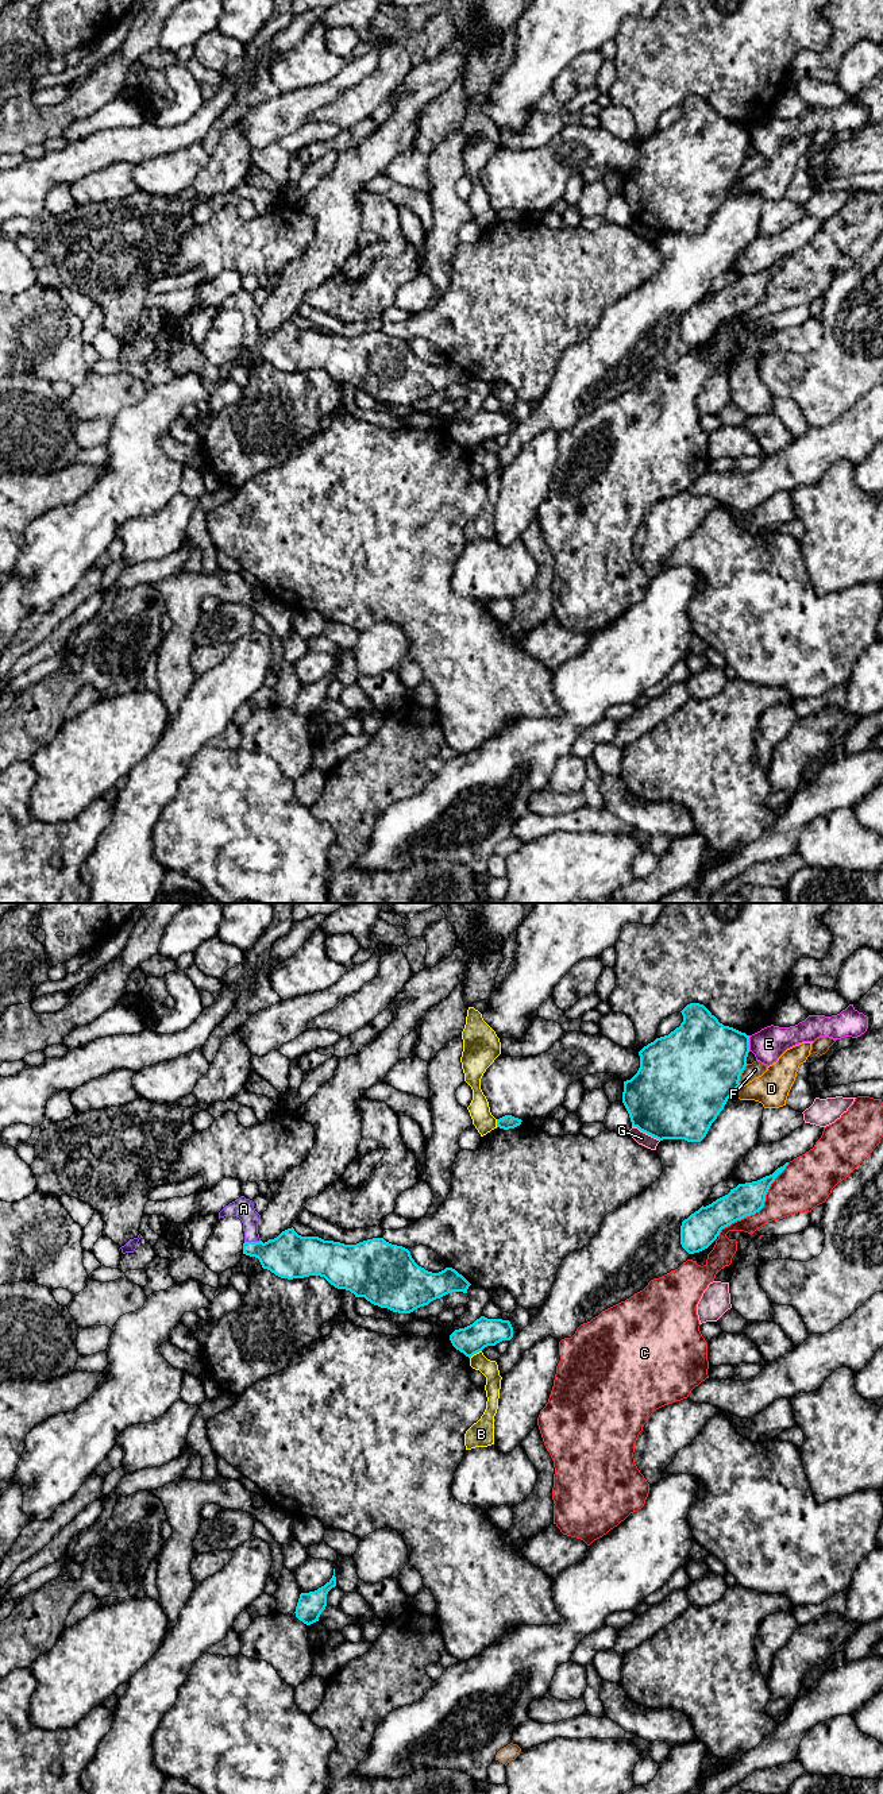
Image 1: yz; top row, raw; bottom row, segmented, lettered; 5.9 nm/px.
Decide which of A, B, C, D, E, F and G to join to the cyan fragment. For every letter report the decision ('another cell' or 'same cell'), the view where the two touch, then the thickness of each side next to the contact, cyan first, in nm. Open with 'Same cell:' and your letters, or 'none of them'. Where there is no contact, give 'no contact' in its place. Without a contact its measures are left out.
Same cell: A
A: same cell | yz | 280/130 nm
B: another cell | yz | 170/100 nm
C: another cell | yz | 190/280 nm
D: another cell | yz | 480/200 nm
E: another cell | yz | 420/200 nm
F: another cell | yz | 500/90 nm
G: another cell | yz | 480/80 nm

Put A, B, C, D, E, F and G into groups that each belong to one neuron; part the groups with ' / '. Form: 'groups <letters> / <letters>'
groups A / B / C / D / E / F / G

